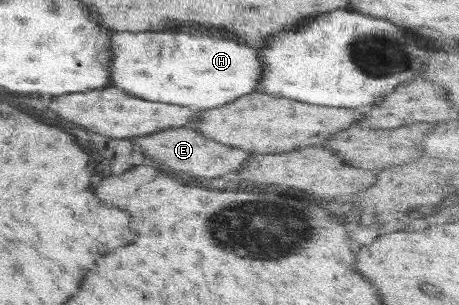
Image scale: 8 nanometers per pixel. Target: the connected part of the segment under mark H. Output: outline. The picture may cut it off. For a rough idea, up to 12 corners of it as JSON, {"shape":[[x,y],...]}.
{"shape":[[200,31],[108,35],[108,86],[198,111],[256,91],[259,50]]}

